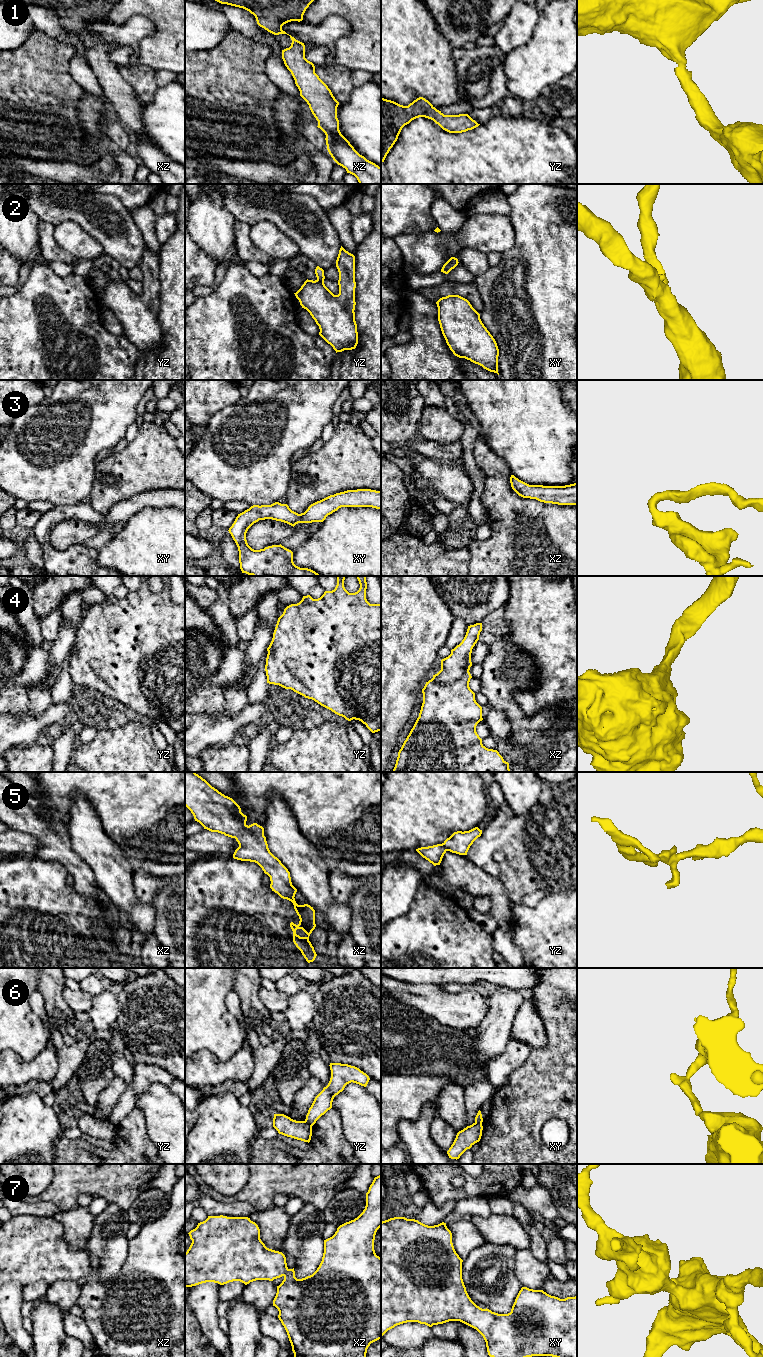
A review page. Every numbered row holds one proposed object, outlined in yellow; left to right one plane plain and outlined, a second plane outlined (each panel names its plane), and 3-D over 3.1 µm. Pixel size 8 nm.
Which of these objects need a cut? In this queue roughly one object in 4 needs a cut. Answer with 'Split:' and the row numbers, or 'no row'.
Split: 6

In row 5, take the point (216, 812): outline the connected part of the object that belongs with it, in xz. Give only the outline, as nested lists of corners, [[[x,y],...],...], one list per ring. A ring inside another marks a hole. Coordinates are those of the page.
[[[185,772],[185,806],[191,811],[195,821],[199,822],[204,829],[211,832],[218,832],[225,836],[235,838],[239,847],[235,850],[233,858],[241,861],[257,863],[265,874],[270,877],[270,888],[281,898],[291,901],[299,916],[299,924],[290,923],[293,931],[293,942],[301,951],[308,963],[313,962],[317,956],[314,947],[309,941],[309,936],[315,929],[315,910],[308,904],[298,905],[295,901],[297,889],[292,885],[290,872],[269,850],[264,828],[257,823],[247,825],[247,816],[241,812],[240,806],[230,797],[225,796],[212,787],[205,779],[195,772]],[[297,929],[302,929],[308,936],[300,937],[296,934]]]

